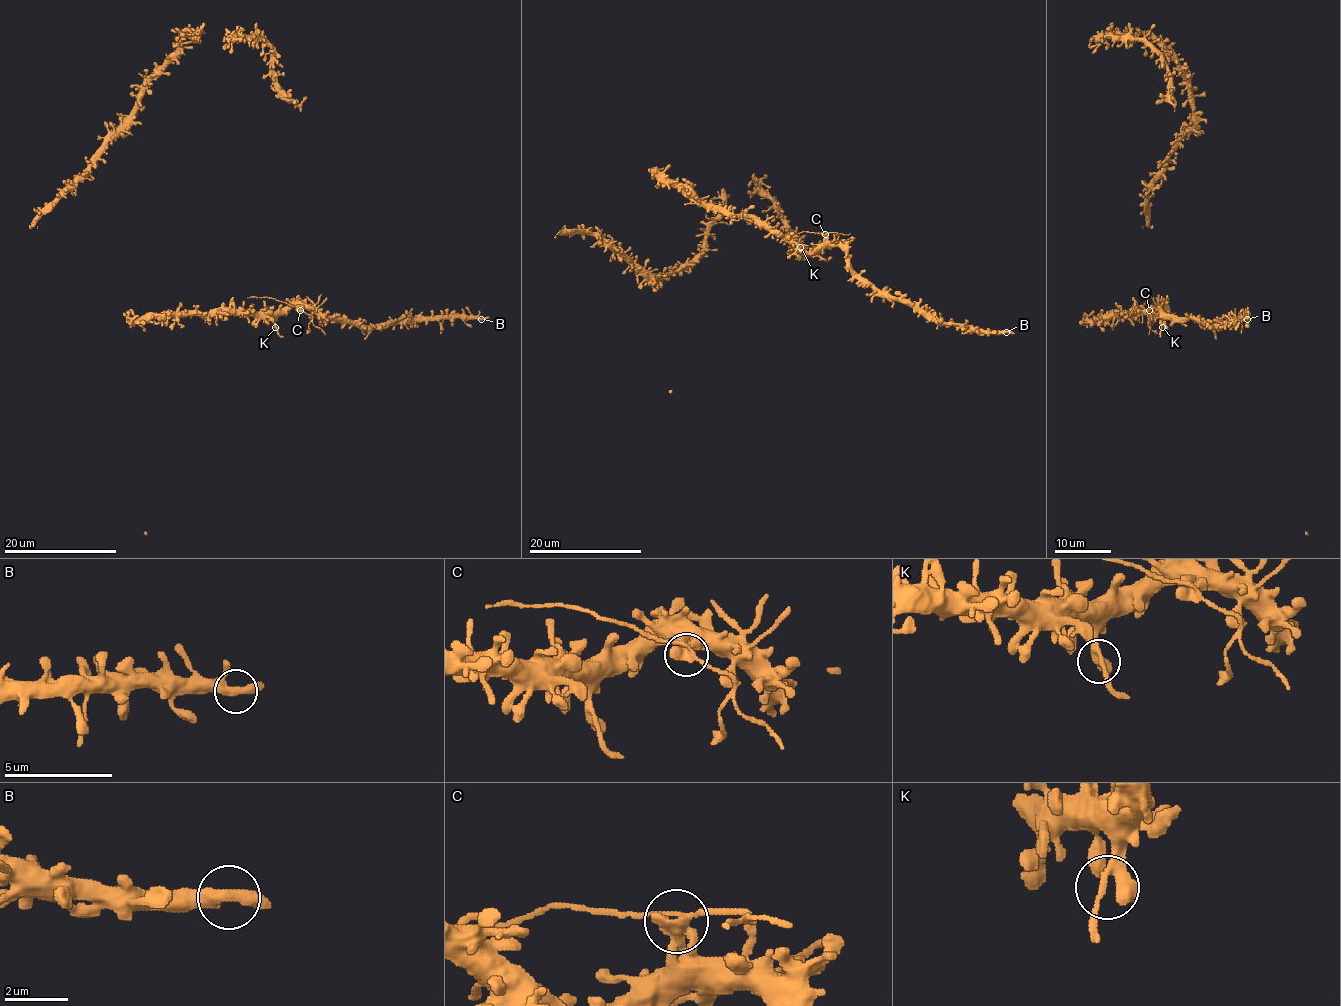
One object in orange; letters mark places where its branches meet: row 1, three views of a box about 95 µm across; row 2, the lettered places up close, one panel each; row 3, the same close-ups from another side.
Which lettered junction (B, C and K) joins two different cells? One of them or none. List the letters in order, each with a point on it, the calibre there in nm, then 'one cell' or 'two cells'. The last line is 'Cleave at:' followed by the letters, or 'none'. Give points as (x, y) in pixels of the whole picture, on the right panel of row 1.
B: at (1247, 319); 360 nm thick; one cell
C: at (1149, 310); 360 nm thick; two cells
K: at (1162, 327); 200 nm thick; one cell
Cleave at: C

